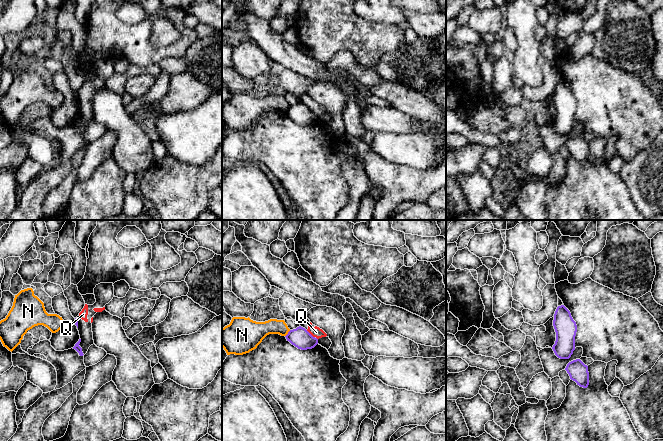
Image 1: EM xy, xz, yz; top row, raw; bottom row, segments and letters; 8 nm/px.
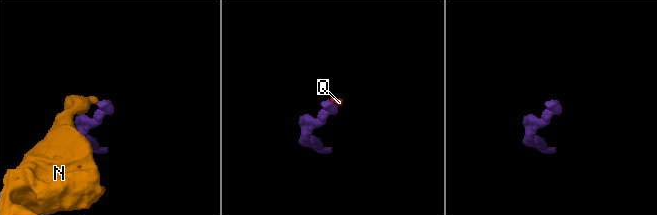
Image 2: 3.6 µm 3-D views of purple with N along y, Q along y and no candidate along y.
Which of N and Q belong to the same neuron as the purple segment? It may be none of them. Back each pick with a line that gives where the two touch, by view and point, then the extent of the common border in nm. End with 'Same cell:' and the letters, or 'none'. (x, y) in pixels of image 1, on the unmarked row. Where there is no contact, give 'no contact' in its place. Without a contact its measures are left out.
Same cell: none

